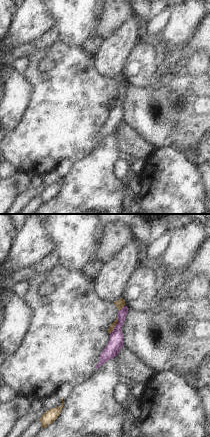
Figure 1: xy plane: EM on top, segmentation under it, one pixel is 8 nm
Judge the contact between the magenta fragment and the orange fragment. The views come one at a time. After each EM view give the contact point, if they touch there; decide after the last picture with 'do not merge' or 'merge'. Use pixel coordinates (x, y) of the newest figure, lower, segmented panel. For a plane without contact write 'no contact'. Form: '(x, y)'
(115, 325)

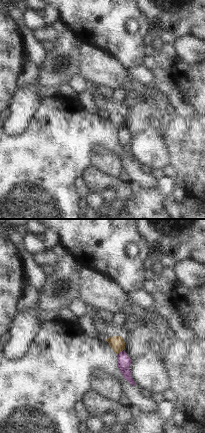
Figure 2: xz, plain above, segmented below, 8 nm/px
(120, 352)

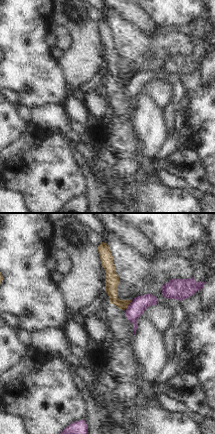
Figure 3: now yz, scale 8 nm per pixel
(128, 305)

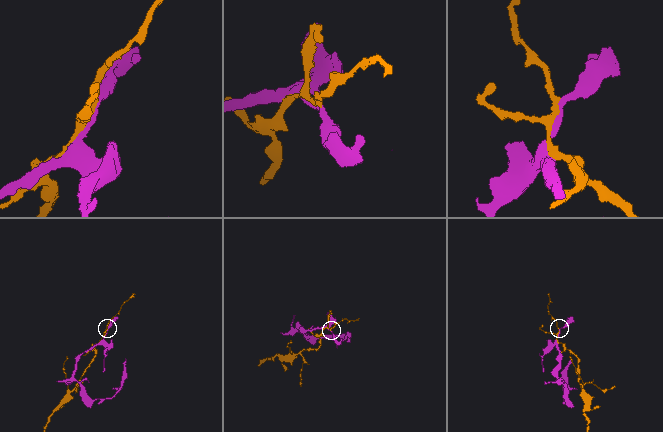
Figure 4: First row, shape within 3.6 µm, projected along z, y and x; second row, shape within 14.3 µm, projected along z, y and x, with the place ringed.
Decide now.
do not merge

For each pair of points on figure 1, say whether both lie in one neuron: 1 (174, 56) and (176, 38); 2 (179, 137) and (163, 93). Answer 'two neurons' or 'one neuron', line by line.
1: one neuron
2: one neuron

